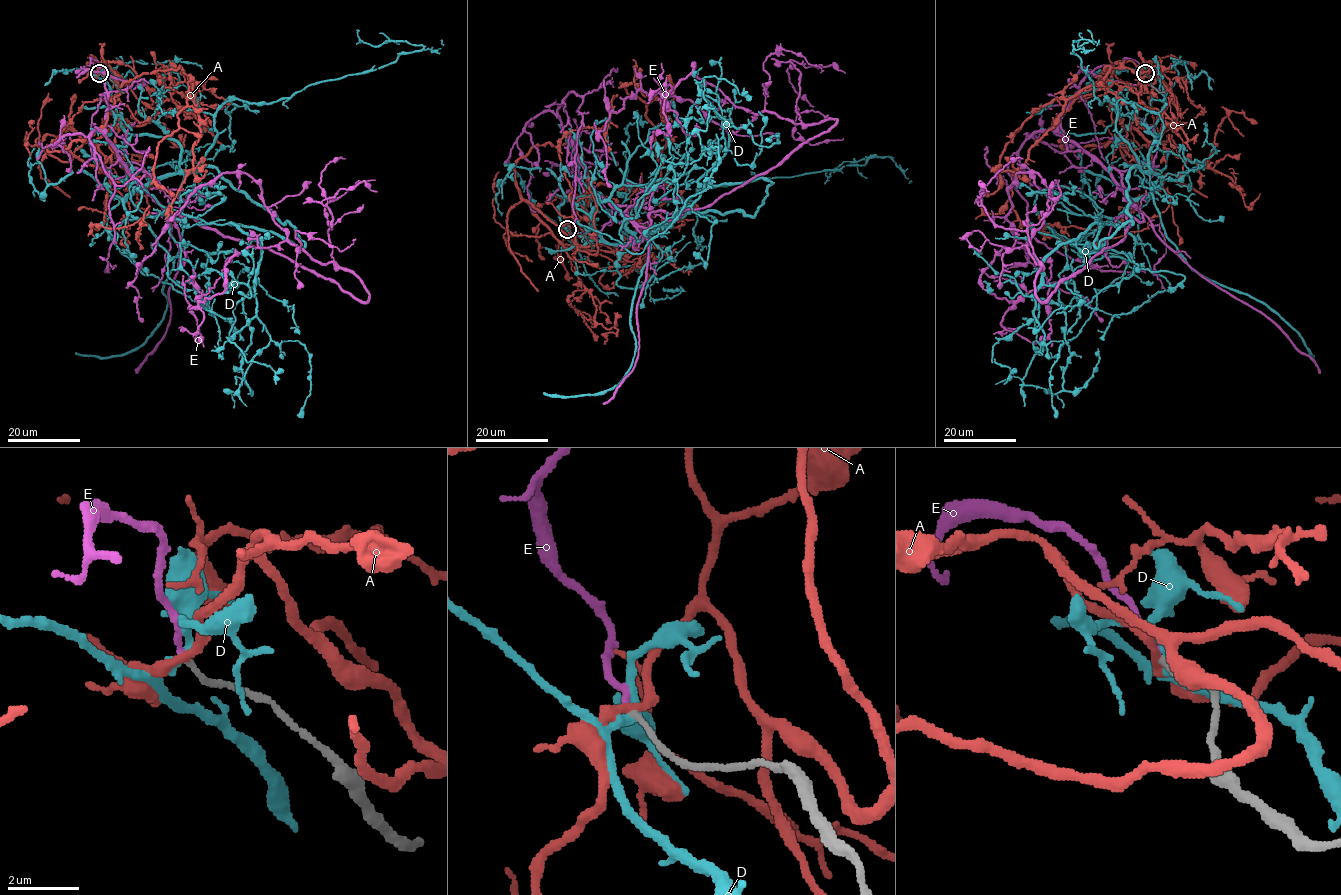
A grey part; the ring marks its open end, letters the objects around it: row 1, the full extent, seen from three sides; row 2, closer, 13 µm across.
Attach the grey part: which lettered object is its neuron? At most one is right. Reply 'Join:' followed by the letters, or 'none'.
Join: E

